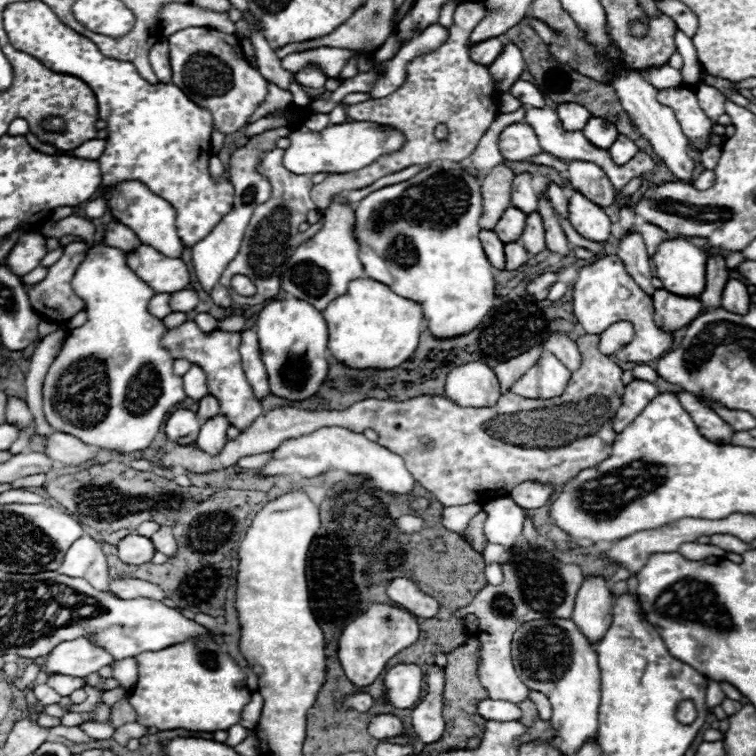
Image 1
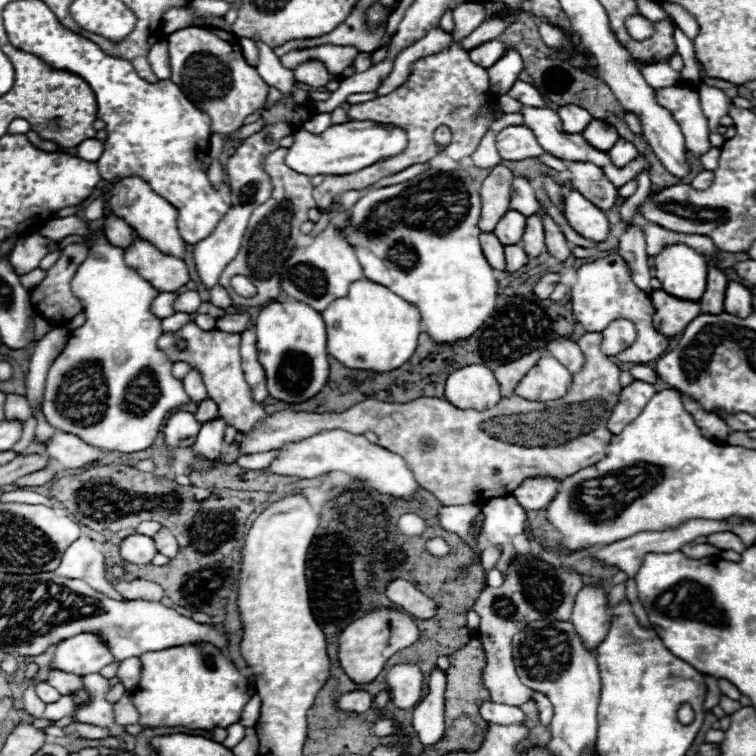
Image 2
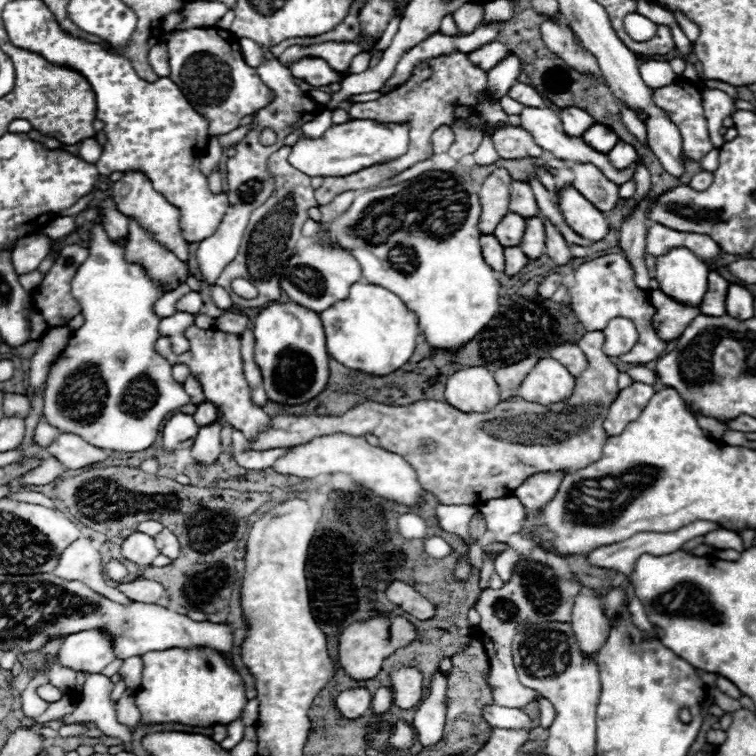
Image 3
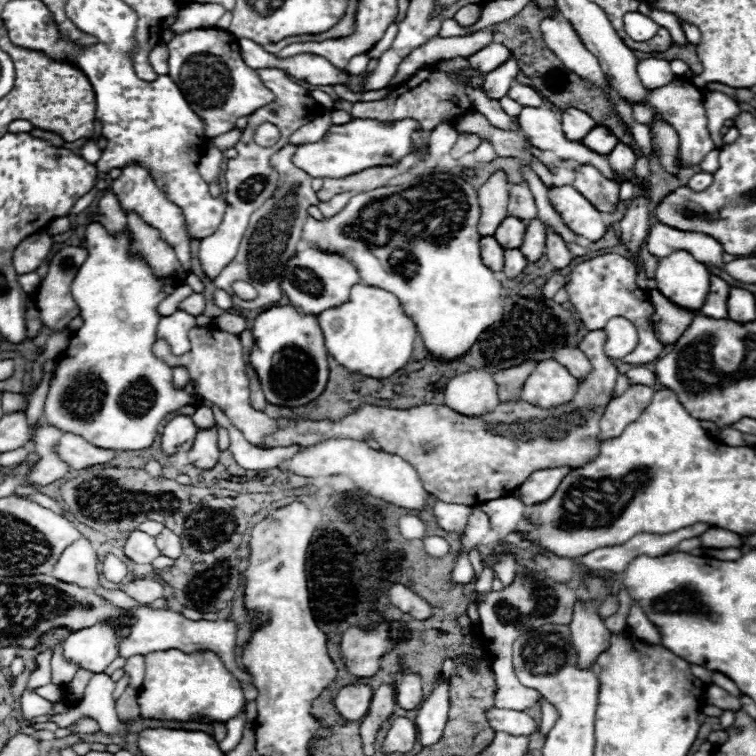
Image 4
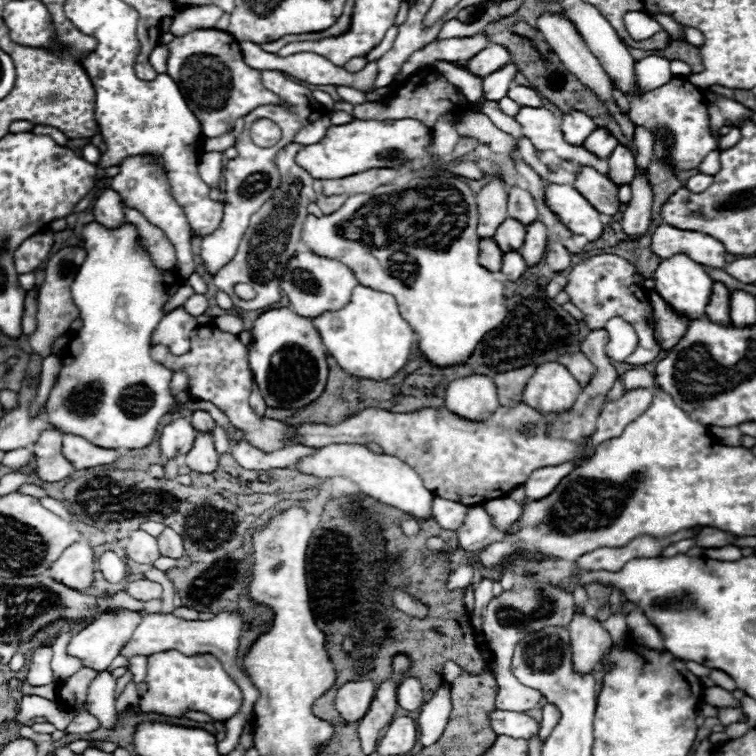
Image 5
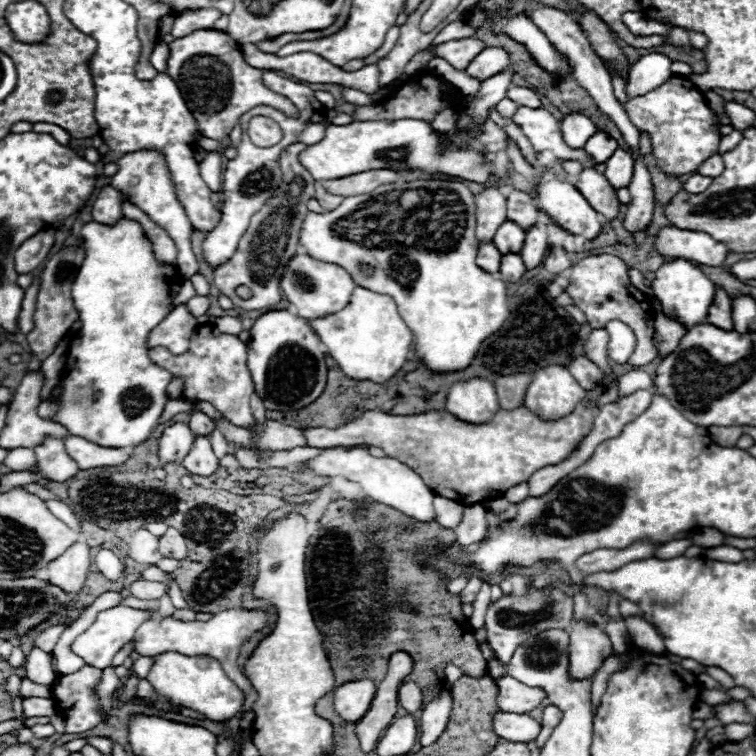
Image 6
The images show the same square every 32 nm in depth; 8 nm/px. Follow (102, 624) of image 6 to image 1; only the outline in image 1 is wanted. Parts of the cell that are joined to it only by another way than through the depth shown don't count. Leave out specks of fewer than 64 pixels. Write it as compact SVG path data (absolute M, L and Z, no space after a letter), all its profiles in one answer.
M80 636L76 640L62 642L54 648L54 652L46 664L46 672L48 674L60 672L60 674L84 678L112 662L114 662L114 658L110 656L110 652L98 648L86 636Z

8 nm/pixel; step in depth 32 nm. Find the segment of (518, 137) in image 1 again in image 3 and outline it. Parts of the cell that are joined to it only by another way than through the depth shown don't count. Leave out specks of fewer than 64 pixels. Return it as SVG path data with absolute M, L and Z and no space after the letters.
M510 126L510 128L500 128L500 130L490 130L494 148L500 158L524 158L524 156L534 156L538 158L542 154L542 148L534 144L532 136L520 128L520 126Z

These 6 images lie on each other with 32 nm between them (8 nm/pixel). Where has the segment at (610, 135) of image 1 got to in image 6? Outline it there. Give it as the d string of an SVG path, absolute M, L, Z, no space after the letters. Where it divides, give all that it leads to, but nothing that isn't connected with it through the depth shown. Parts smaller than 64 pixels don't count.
M596 132L588 142L586 142L586 146L584 146L584 150L586 150L586 154L598 164L598 162L606 162L612 154L614 154L614 150L618 148L618 144L616 144L616 140L614 138L610 138L610 136L606 136L606 132Z

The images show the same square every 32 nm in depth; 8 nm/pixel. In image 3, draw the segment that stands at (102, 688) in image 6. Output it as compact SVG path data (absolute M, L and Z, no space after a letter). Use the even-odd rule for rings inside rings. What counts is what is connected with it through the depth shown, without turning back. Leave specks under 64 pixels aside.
M92 674L92 676L88 676L84 686L86 686L84 688L84 700L76 704L74 712L70 712L60 720L65 725L82 722L82 720L94 722L104 734L118 736L128 744L130 742L130 730L128 730L128 726L120 724L116 718L114 702L110 698L114 684L110 682L110 678L104 674ZM26 690L23 692L23 697L24 697L24 703L22 705L22 710L24 714L28 717L31 718L36 718L39 715L41 715L43 712L46 712L44 708L48 708L50 704L46 702L46 700L42 700L36 693L36 690ZM27 691L34 691L31 692L29 695Z

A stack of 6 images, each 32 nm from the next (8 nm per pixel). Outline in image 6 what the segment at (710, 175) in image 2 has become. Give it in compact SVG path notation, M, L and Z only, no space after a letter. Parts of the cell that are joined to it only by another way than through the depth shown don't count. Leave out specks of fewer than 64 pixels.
M694 174L694 176L690 176L686 182L684 182L684 190L686 192L690 192L690 194L700 194L700 192L704 192L708 186L712 184L712 178L708 178L708 176L700 176L700 174Z

